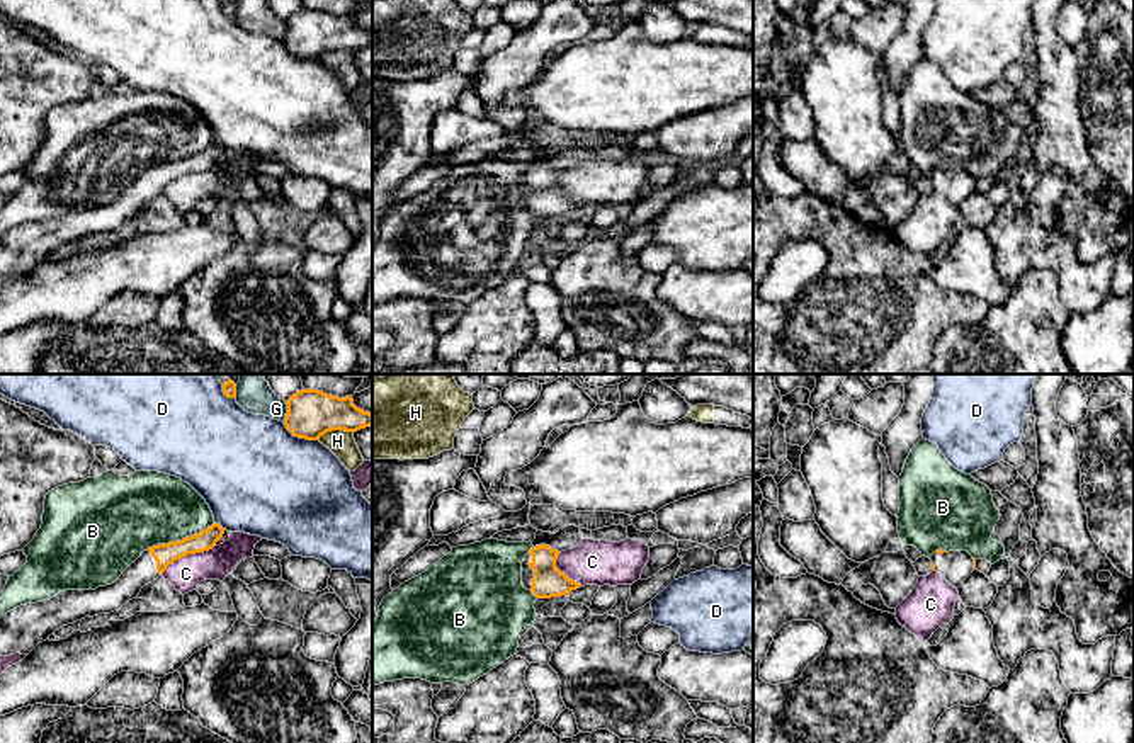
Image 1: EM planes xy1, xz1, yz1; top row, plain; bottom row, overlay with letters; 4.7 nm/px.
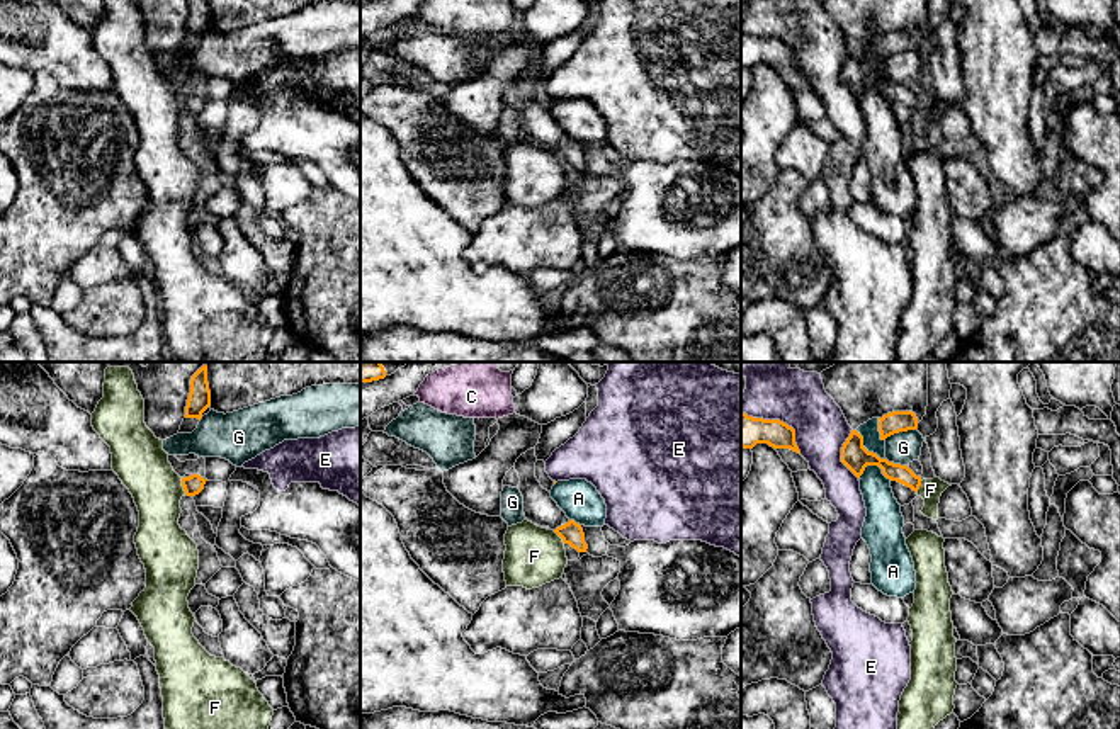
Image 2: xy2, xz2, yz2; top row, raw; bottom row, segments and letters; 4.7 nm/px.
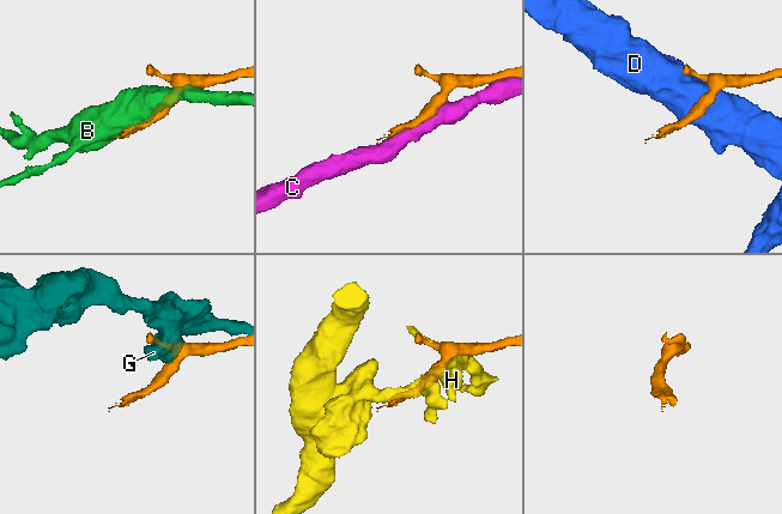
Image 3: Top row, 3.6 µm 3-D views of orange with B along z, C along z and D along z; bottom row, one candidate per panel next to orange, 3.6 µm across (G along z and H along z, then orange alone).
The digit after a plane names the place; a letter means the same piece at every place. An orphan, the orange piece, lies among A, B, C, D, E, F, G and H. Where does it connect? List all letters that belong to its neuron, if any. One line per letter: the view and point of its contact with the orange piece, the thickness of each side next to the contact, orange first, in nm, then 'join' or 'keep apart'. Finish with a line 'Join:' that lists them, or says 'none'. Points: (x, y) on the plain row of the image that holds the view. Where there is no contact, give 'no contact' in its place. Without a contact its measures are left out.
A: yz2 (876, 84) | 120/160 nm | keep apart
B: xy1 (182, 158) | 100/360 nm | keep apart
C: xy1 (186, 174) | 100/160 nm | keep apart
D: xy1 (300, 56) | 220/500 nm | keep apart
E: yz2 (779, 39) | 160/260 nm | keep apart
F: xy2 (182, 104) | 90/260 nm | keep apart
G: yz2 (899, 50) | 100/150 nm | keep apart
H: xy1 (335, 48) | 220/120 nm | keep apart
Join: none

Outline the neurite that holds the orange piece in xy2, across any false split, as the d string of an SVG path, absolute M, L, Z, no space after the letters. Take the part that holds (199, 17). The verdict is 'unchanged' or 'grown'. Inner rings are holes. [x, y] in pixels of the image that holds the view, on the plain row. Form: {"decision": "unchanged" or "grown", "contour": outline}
{"decision": "unchanged", "contour": "M190 0L190 12L185 25L185 37L202 37L211 25L211 10L207 0Z"}

